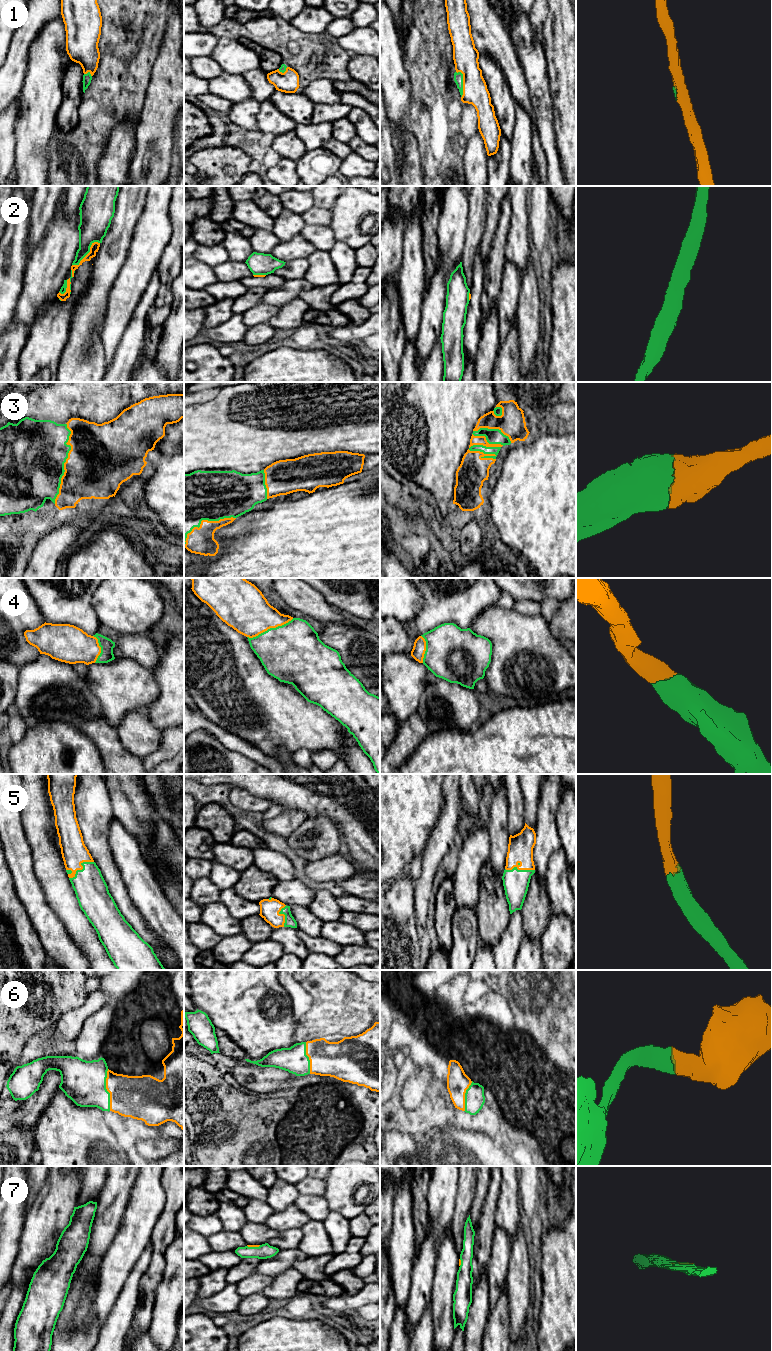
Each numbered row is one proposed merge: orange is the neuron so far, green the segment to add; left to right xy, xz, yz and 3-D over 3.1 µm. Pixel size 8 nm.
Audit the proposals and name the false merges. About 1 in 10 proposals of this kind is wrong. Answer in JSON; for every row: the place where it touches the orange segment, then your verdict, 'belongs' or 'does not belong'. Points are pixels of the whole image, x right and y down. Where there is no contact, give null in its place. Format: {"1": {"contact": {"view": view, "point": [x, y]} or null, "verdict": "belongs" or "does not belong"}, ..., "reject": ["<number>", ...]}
{"1": {"contact": {"view": "yz", "point": [463, 83]}, "verdict": "belongs"}, "2": {"contact": {"view": "xy", "point": [88, 253]}, "verdict": "does not belong"}, "3": {"contact": {"view": "yz", "point": [487, 446]}, "verdict": "belongs"}, "4": {"contact": {"view": "xz", "point": [270, 627]}, "verdict": "belongs"}, "5": {"contact": {"view": "xy", "point": [82, 868]}, "verdict": "belongs"}, "6": {"contact": {"view": "xy", "point": [107, 1090]}, "verdict": "belongs"}, "7": {"contact": {"view": "xz", "point": [253, 1246]}, "verdict": "belongs"}, "reject": ["2"]}

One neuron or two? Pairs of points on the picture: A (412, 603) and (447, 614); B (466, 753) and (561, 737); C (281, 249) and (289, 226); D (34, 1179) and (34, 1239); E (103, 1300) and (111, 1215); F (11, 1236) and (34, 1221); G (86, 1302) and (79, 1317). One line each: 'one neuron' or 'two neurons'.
A: two neurons
B: one neuron
C: two neurons
D: two neurons
E: two neurons
F: two neurons
G: one neuron

